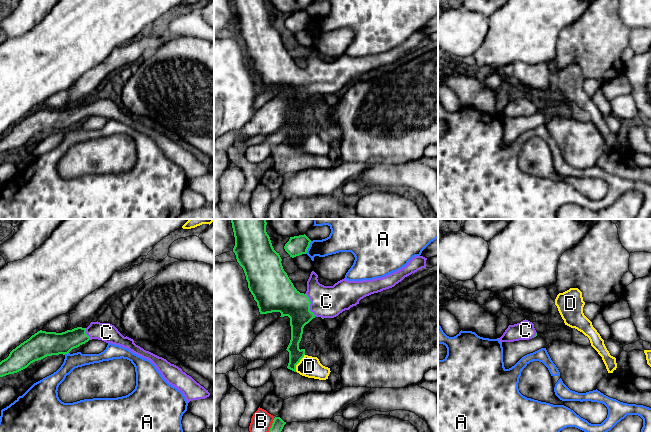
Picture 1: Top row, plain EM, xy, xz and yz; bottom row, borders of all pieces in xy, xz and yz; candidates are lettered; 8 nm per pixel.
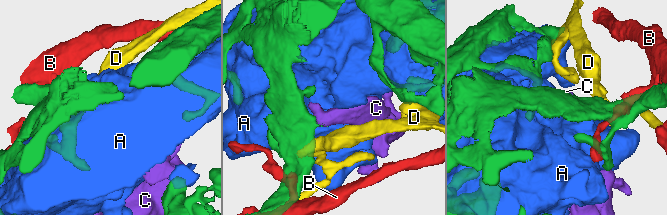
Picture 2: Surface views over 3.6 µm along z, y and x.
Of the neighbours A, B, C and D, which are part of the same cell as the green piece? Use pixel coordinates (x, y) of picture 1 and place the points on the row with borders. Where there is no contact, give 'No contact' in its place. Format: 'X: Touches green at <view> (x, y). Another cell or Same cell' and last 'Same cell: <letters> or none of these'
A: Touches green at xz (308, 247). Another cell
B: Touches green at xz (272, 425). Another cell
C: Touches green at xz (309, 305). Same cell
D: Touches green at xz (298, 362). Another cell
Same cell: C

